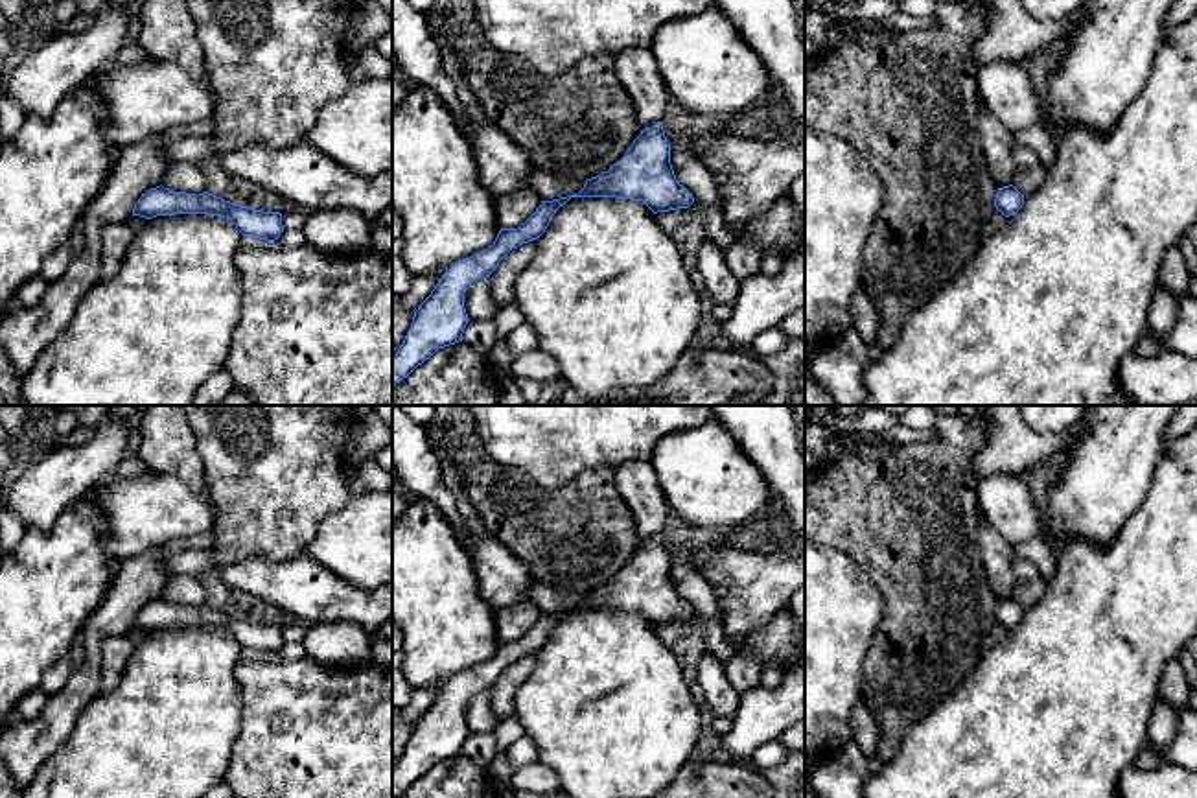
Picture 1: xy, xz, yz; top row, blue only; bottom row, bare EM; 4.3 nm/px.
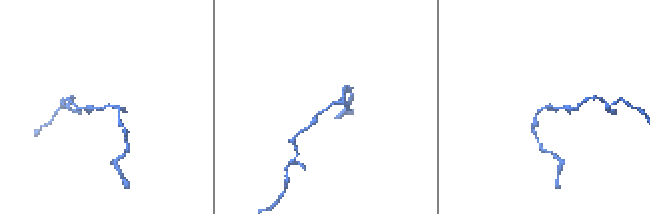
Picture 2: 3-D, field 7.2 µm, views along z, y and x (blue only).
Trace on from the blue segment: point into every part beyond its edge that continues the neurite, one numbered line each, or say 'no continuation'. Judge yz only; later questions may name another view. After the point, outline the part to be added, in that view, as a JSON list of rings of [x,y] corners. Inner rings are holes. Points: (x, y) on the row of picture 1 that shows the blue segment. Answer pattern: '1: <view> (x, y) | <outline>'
no continuation

